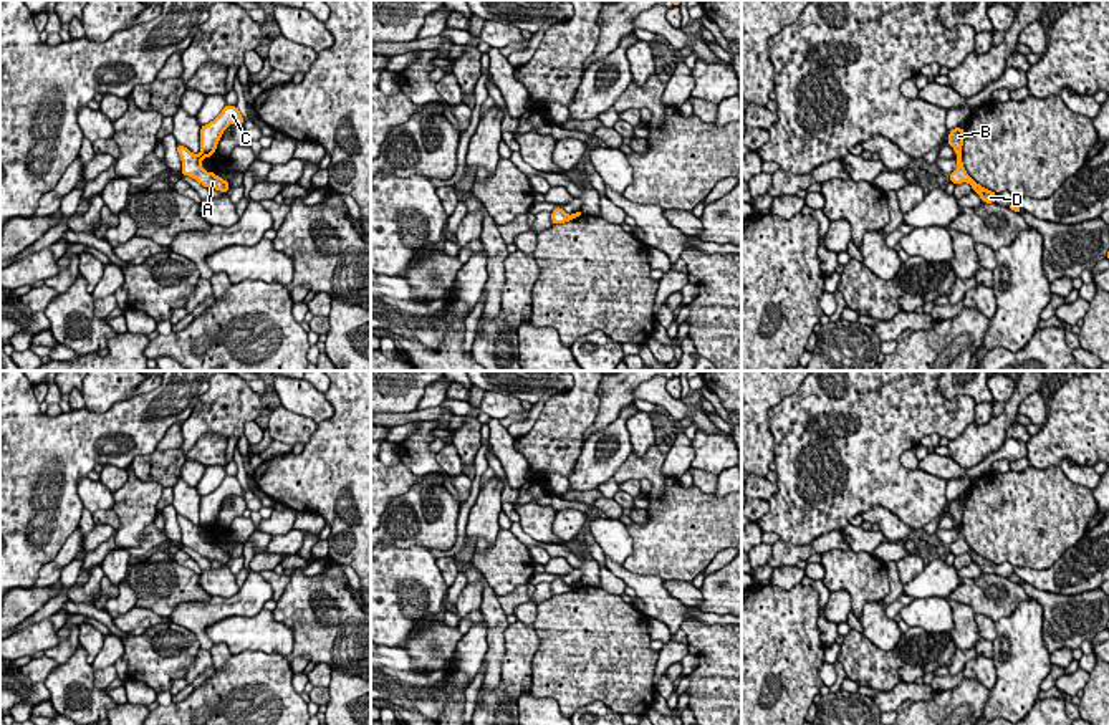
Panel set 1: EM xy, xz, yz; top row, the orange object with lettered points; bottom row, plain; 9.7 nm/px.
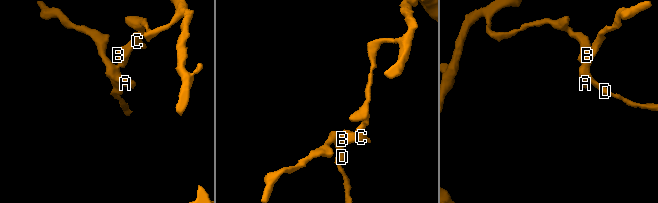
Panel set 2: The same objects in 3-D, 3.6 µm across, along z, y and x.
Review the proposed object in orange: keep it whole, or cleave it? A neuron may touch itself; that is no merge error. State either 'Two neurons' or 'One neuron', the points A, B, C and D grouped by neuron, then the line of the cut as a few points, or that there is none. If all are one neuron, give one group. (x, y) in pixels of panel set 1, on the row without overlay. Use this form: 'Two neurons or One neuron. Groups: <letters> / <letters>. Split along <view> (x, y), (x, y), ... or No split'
Two neurons. Groups: A D / B C. Split along xy (201, 525), (204, 528)

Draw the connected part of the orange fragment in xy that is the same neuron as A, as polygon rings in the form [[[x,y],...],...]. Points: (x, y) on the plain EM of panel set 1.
[[[177,515],[177,523],[182,531],[180,545],[195,550],[204,558],[215,559],[215,561],[227,564],[227,561],[230,559],[228,553],[223,551],[222,548],[215,546],[214,543],[204,541],[200,536],[200,533],[204,530],[202,526],[190,523],[187,518],[184,518],[180,515]]]

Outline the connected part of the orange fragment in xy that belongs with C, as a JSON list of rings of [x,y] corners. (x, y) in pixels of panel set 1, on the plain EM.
[[[227,475],[214,492],[200,498],[200,526],[204,530],[217,521],[222,503],[230,495],[243,497],[243,488],[237,477]]]

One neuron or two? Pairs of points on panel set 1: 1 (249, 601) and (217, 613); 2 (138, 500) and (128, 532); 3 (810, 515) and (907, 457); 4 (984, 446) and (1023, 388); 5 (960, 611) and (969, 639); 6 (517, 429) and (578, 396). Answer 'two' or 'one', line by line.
1: one
2: one
3: two
4: one
5: one
6: two

